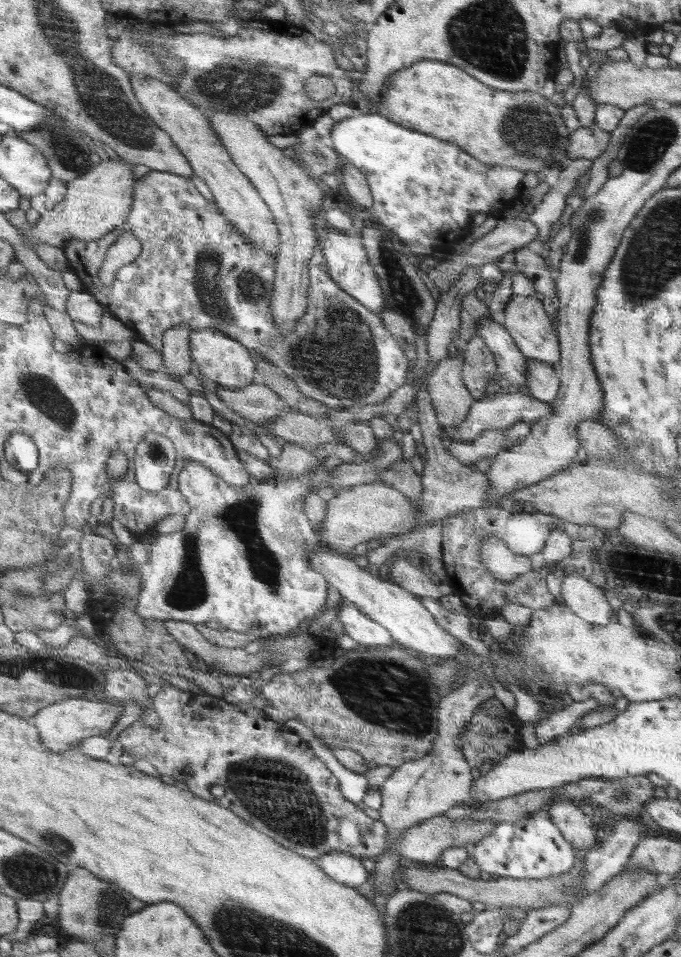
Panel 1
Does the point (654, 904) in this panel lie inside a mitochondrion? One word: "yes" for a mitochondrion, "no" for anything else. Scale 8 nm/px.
no

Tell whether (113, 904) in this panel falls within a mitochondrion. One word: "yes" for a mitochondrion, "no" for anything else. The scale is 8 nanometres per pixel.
yes

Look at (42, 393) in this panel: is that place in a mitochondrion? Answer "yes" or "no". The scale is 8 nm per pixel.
yes

